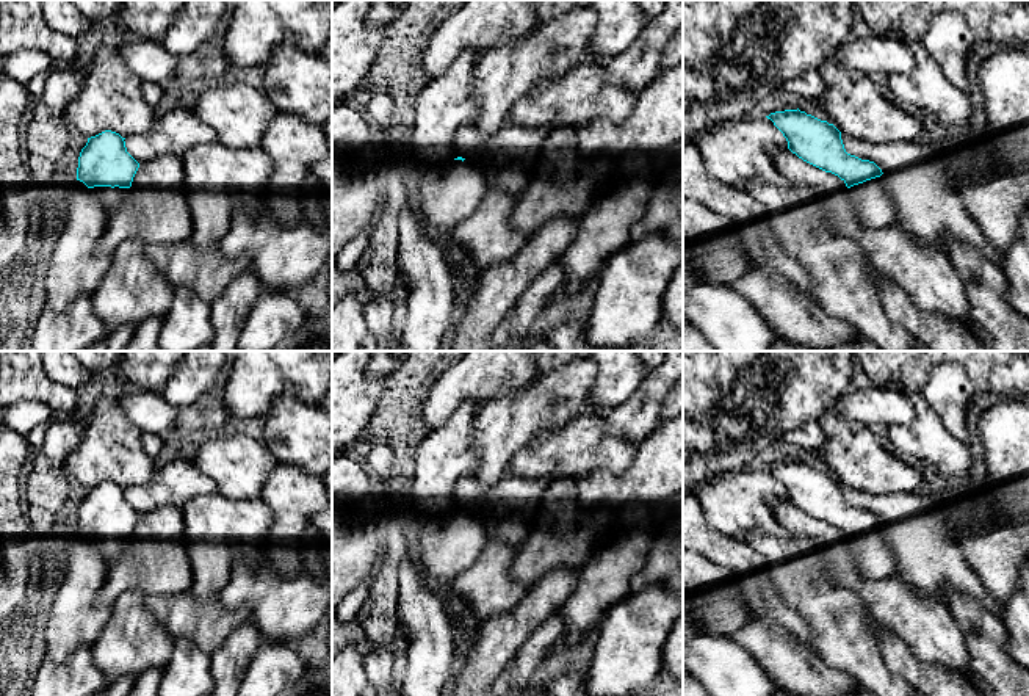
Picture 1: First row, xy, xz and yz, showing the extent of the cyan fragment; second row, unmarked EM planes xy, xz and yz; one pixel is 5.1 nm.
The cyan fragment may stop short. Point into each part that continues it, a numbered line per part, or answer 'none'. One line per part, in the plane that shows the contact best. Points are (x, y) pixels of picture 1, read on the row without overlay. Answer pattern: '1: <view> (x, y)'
1: xy (110, 549)

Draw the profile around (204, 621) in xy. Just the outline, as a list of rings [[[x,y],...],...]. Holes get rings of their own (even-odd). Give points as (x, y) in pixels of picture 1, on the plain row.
[[[190,591],[149,596],[146,608],[174,640],[186,638],[210,655],[227,641],[238,625],[249,619],[246,607],[229,610],[218,597],[199,597]]]

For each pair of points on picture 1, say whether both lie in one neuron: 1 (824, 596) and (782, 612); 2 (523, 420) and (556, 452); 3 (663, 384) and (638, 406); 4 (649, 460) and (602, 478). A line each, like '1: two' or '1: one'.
1: two
2: two
3: one
4: one

